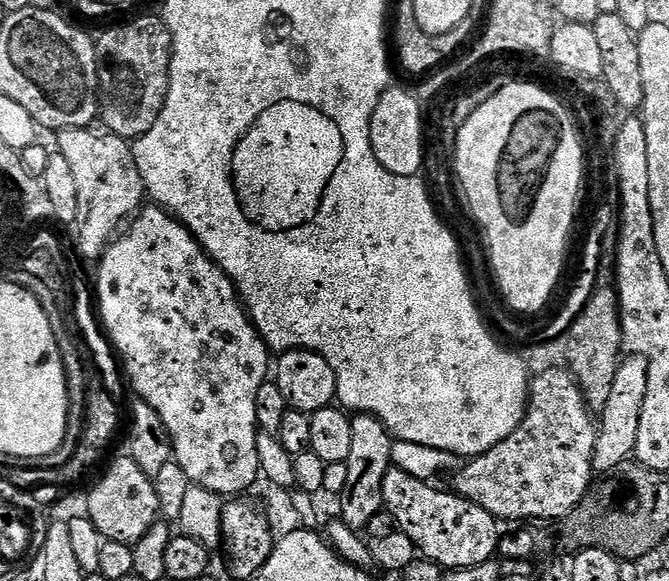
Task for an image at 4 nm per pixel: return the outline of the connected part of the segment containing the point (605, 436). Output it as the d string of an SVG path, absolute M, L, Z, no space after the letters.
M627 355L616 370L615 380L611 386L610 396L607 398L606 406L601 409L599 417L595 444L592 450L592 469L597 473L608 472L618 467L632 452L637 438L640 438L641 418L640 410L643 411L648 386L648 363L644 356Z

